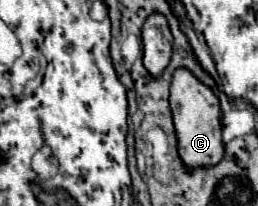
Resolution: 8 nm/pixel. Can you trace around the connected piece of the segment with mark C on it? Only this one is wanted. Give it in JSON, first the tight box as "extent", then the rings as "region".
{"extent":[171,68,223,168],"region":[[[177,68],[171,82],[171,110],[175,132],[179,138],[179,156],[187,168],[215,166],[223,158],[221,142],[221,108],[219,98],[209,86],[199,82],[189,68]]]}

